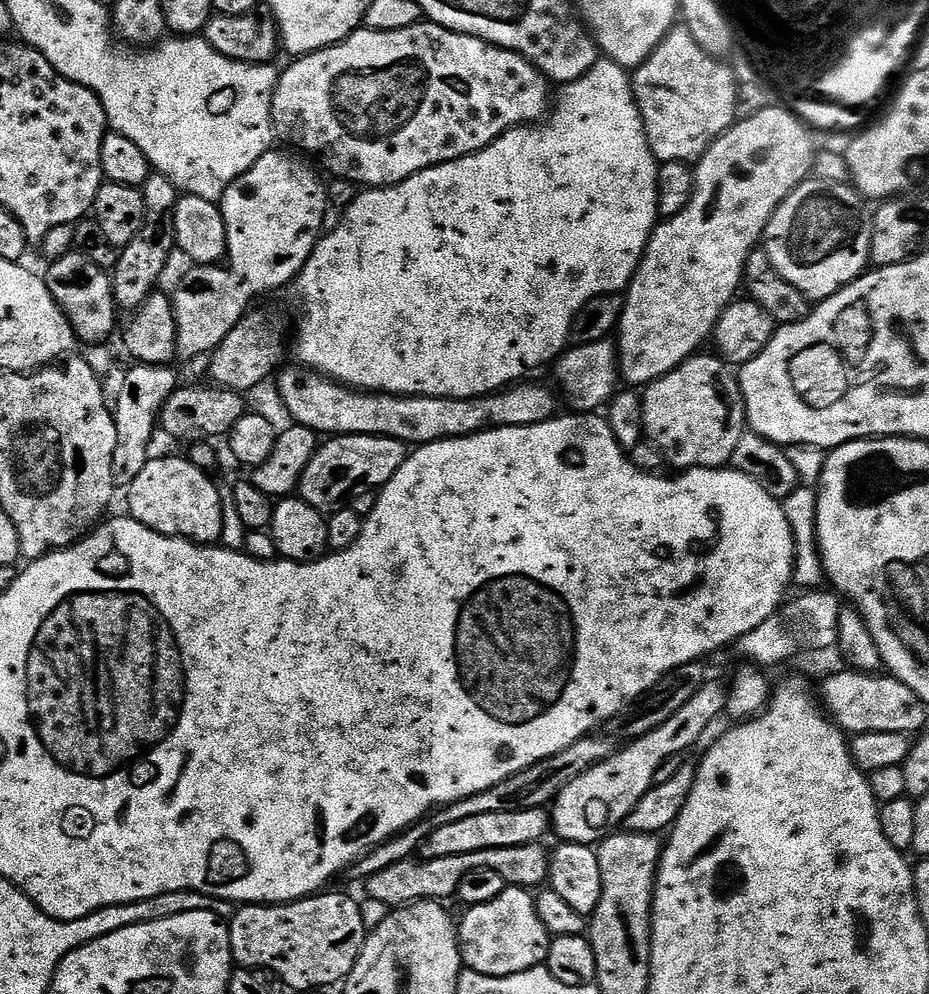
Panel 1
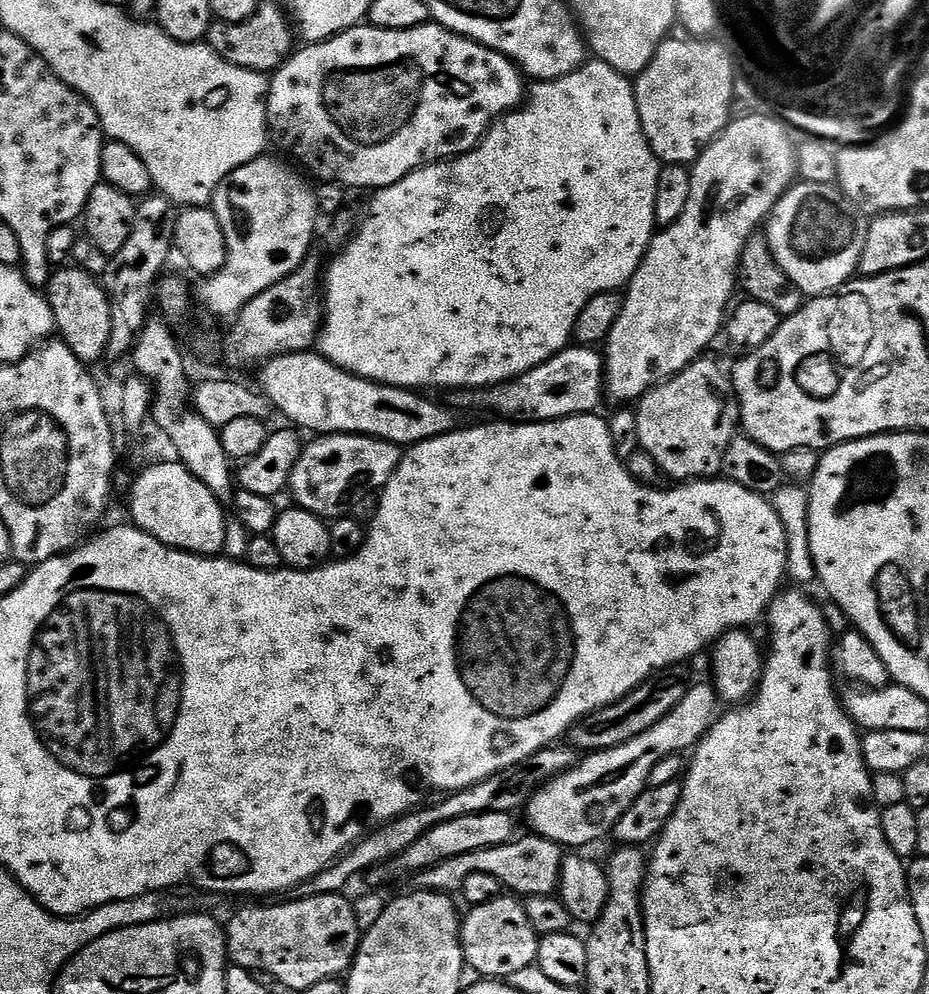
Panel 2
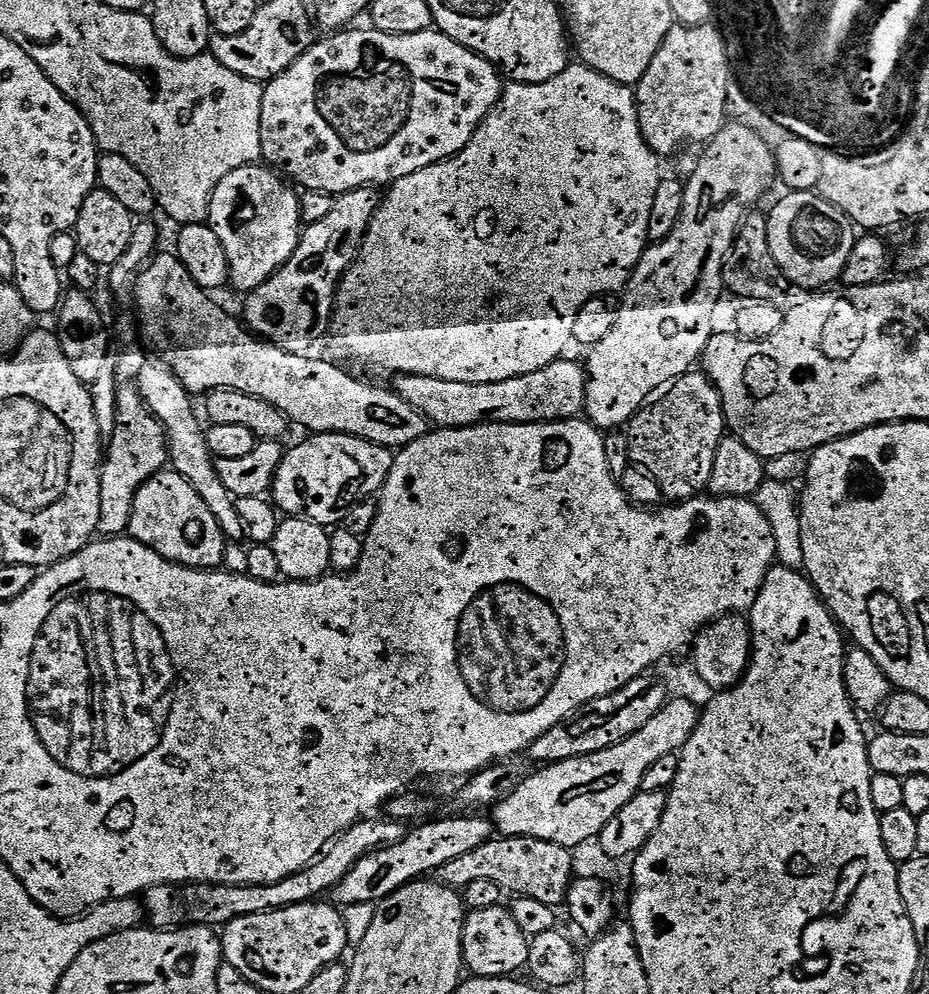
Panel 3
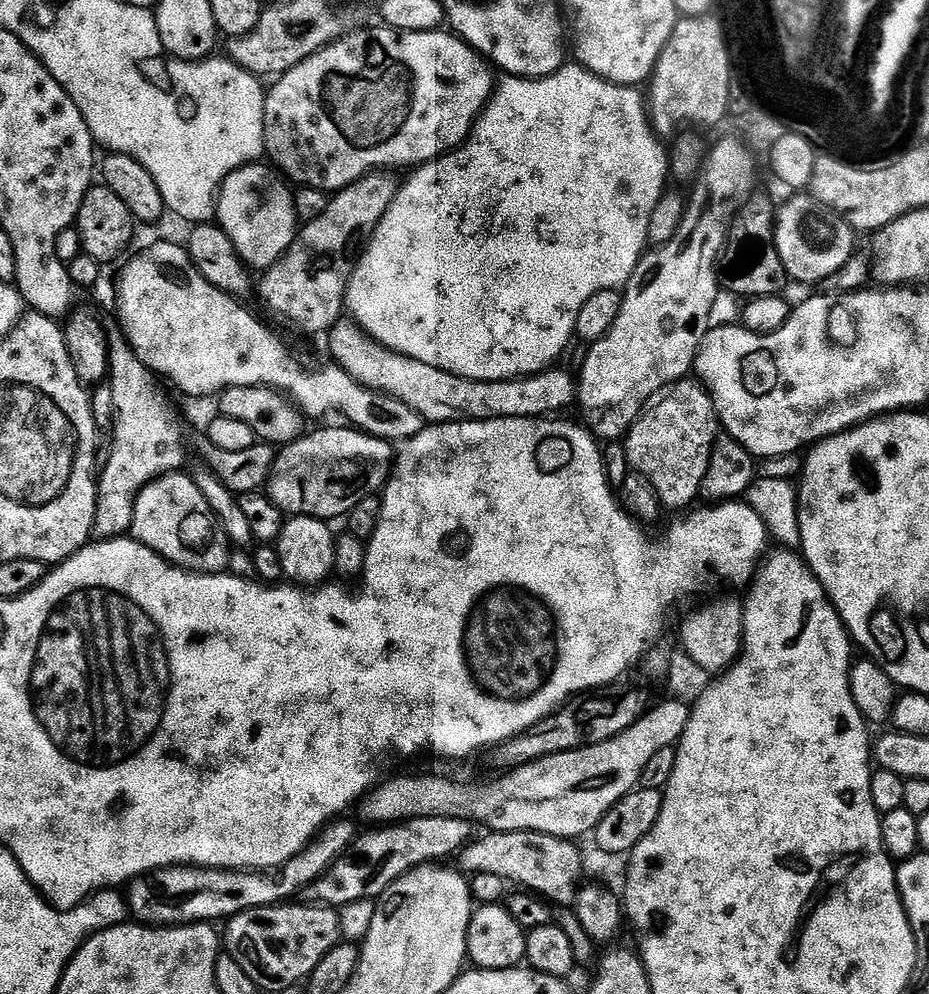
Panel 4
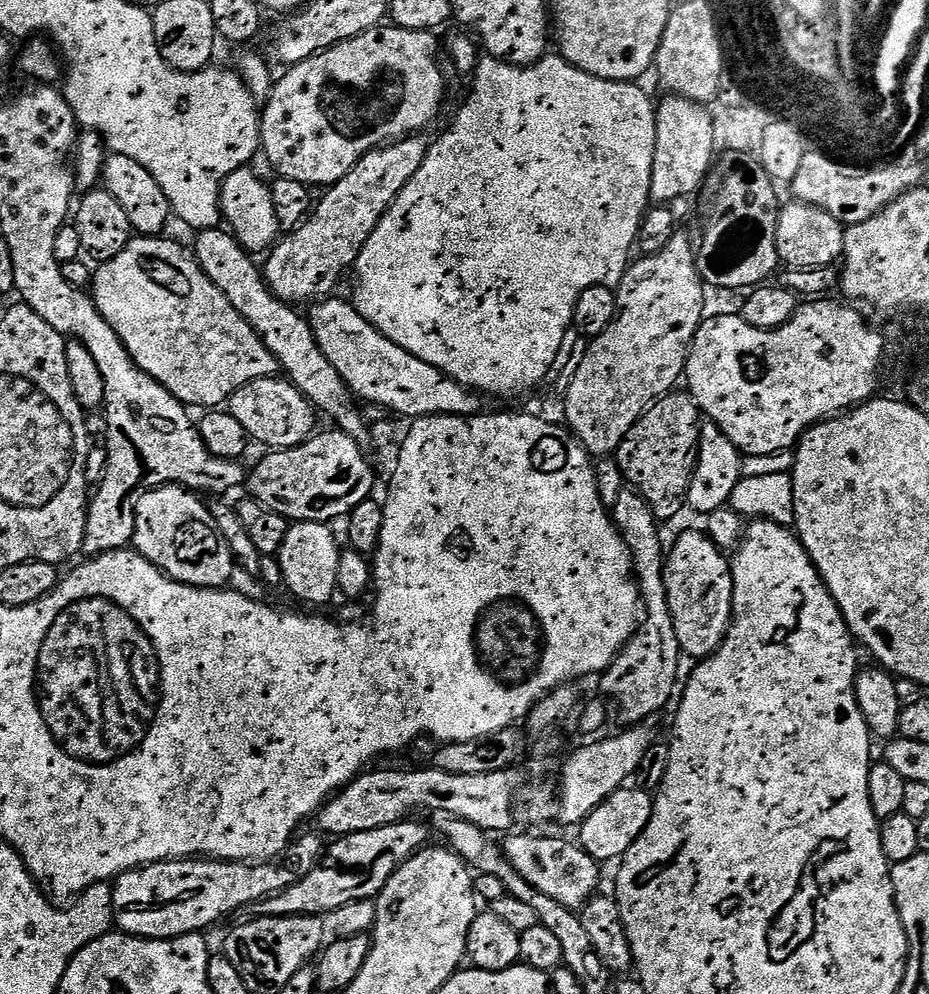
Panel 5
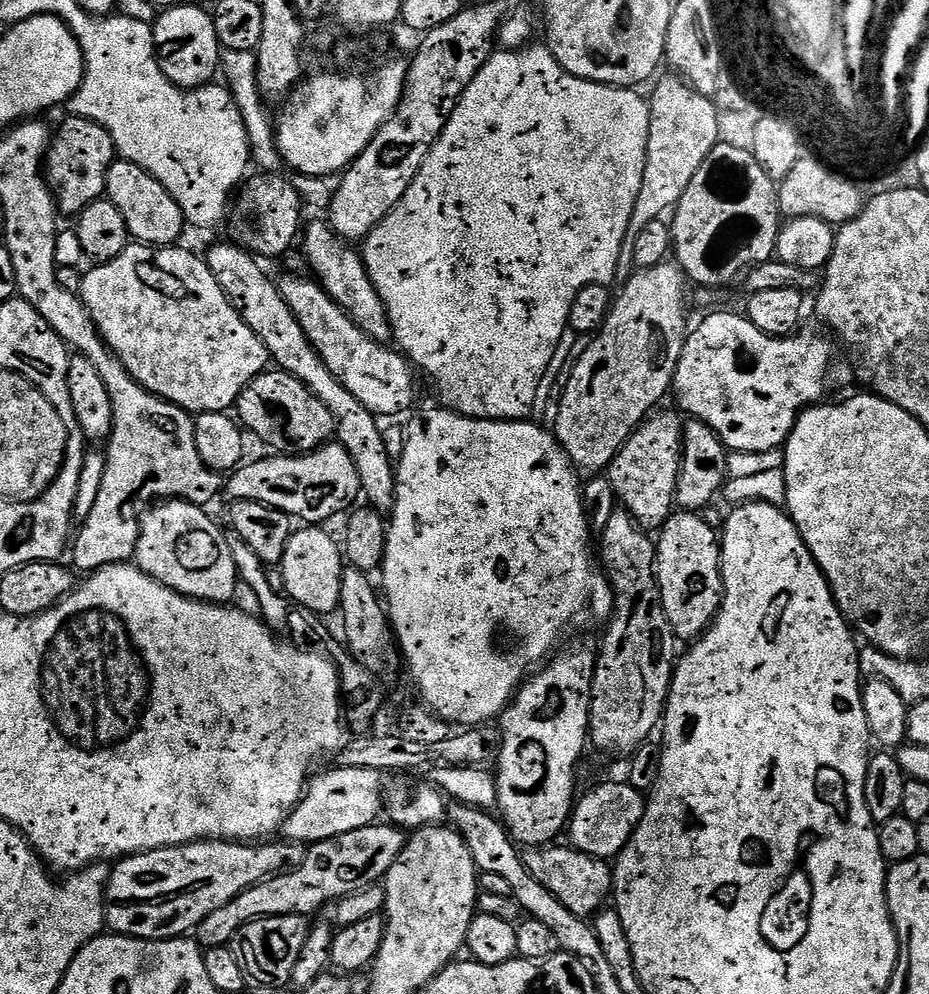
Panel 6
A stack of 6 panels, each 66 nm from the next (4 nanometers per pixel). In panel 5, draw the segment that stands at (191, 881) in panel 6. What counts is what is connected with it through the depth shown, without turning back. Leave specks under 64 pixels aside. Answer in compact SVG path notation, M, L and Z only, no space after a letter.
M300 834L284 849L282 858L275 862L237 862L235 860L213 860L211 858L189 858L187 860L163 860L157 864L143 864L129 872L117 876L112 884L112 919L119 931L129 936L140 936L144 940L169 940L179 936L191 936L203 933L203 928L219 922L223 916L236 912L239 908L247 909L269 896L277 896L282 890L294 886L314 866L326 851L323 835L304 836Z

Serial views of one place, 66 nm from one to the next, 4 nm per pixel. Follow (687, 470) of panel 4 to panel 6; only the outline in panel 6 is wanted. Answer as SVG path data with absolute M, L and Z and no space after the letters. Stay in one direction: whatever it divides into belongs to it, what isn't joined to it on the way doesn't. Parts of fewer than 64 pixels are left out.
M675 411L659 412L649 415L633 432L619 454L612 459L612 465L606 470L607 478L623 511L629 512L636 523L645 530L663 528L664 521L677 507L678 489L682 484L686 439L683 422L685 421Z

